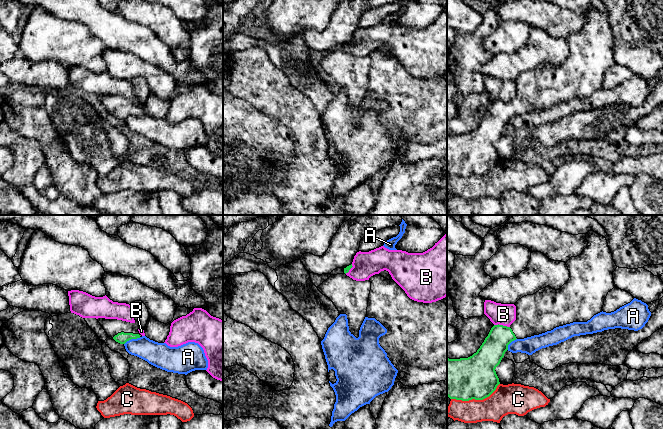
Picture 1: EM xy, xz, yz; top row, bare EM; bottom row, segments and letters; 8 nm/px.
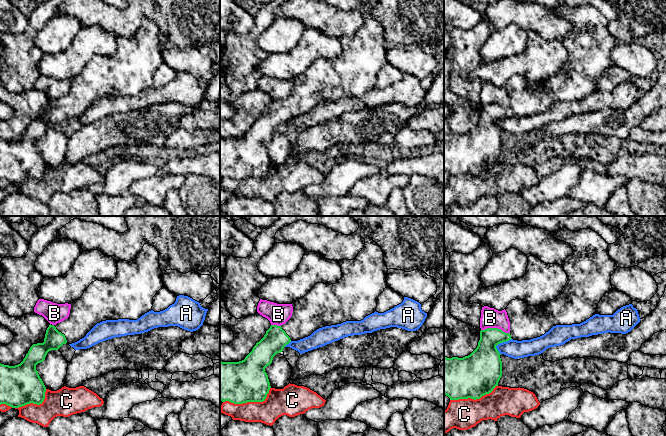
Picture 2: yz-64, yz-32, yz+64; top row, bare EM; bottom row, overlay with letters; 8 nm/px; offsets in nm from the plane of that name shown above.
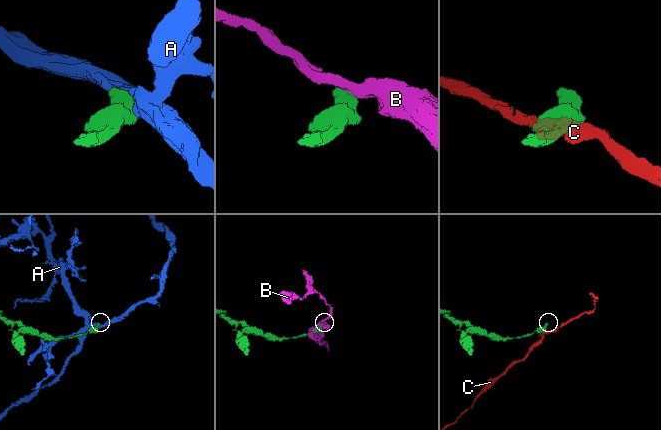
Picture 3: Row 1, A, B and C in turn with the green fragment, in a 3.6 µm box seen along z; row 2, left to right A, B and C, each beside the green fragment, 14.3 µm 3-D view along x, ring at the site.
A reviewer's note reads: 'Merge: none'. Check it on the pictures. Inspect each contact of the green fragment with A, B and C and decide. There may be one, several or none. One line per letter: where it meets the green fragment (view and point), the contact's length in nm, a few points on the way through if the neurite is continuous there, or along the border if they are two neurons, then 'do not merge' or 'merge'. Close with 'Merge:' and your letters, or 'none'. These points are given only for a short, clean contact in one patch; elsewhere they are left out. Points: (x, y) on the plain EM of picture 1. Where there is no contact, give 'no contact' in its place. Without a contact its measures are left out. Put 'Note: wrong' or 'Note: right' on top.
Note: right
A: meets green in xy at (132, 114); contact 150 nm long; do not merge
B: meets green in yz at (502, 101); contact 130 nm long; border along yz (494, 100), (502, 100), (509, 103); do not merge
C: meets green in yz at (476, 175); contact 420 nm long; do not merge
Merge: none

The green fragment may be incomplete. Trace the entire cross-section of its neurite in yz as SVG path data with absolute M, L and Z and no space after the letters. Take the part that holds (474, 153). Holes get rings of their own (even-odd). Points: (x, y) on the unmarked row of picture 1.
M589 7L586 9L586 16L588 21L584 27L566 38L570 48L566 60L558 66L547 62L533 71L522 73L514 80L516 96L509 103L494 101L472 132L460 135L447 134L447 172L450 175L469 177L489 173L500 160L495 145L512 117L539 111L573 98L587 98L603 87L604 75L615 63L613 48L617 42L605 13Z

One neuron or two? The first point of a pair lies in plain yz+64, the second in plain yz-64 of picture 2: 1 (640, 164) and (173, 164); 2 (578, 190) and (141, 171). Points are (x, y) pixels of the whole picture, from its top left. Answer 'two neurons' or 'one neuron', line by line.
1: one neuron
2: two neurons

